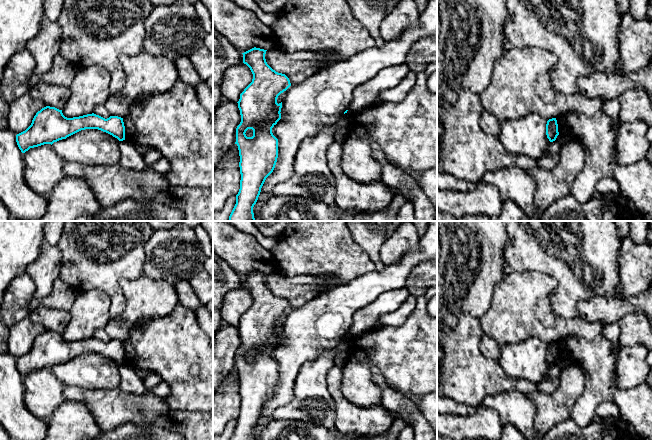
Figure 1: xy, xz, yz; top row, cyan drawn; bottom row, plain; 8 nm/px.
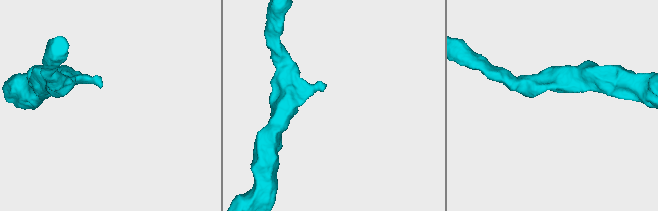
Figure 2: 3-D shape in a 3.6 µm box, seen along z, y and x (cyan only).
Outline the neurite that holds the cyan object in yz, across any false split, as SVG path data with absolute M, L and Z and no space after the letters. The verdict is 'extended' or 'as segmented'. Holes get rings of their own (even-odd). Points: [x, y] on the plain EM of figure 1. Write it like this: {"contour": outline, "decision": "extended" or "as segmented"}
{"contour": "M556 342L549 343L546 348L546 359L550 366L556 364L559 359Z", "decision": "as segmented"}

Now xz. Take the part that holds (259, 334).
{"contour": "M254 271L242 277L243 287L250 292L253 303L240 318L237 326L241 346L236 352L235 368L239 374L241 404L236 428L230 440L254 440L253 431L266 402L273 396L278 382L278 363L272 357L272 352L281 343L282 326L278 328L277 322L291 310L291 307L285 298L276 296L267 288L266 275Z", "decision": "as segmented"}

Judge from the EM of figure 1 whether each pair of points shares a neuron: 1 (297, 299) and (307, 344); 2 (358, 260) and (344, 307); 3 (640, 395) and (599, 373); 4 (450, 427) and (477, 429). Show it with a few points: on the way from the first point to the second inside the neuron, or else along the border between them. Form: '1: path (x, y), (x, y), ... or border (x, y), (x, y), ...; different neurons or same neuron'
1: border (319, 293), (302, 305), (291, 309); different neurons
2: border (373, 270), (330, 289); different neurons
3: path (628, 395), (616, 395), (603, 385); same neuron
4: path (457, 426), (470, 427); same neuron

